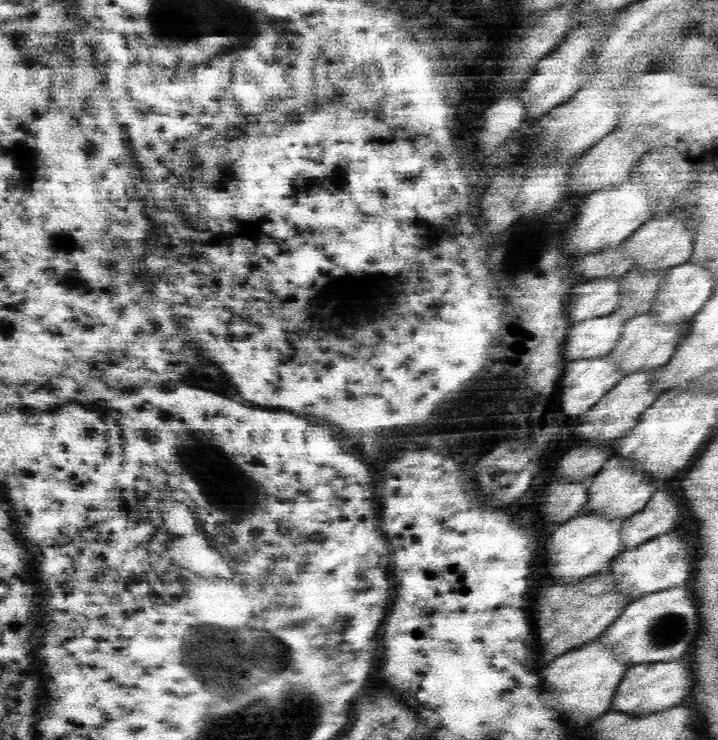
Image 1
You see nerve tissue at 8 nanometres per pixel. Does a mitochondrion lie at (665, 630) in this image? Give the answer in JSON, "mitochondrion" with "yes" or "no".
{"mitochondrion":"yes"}

